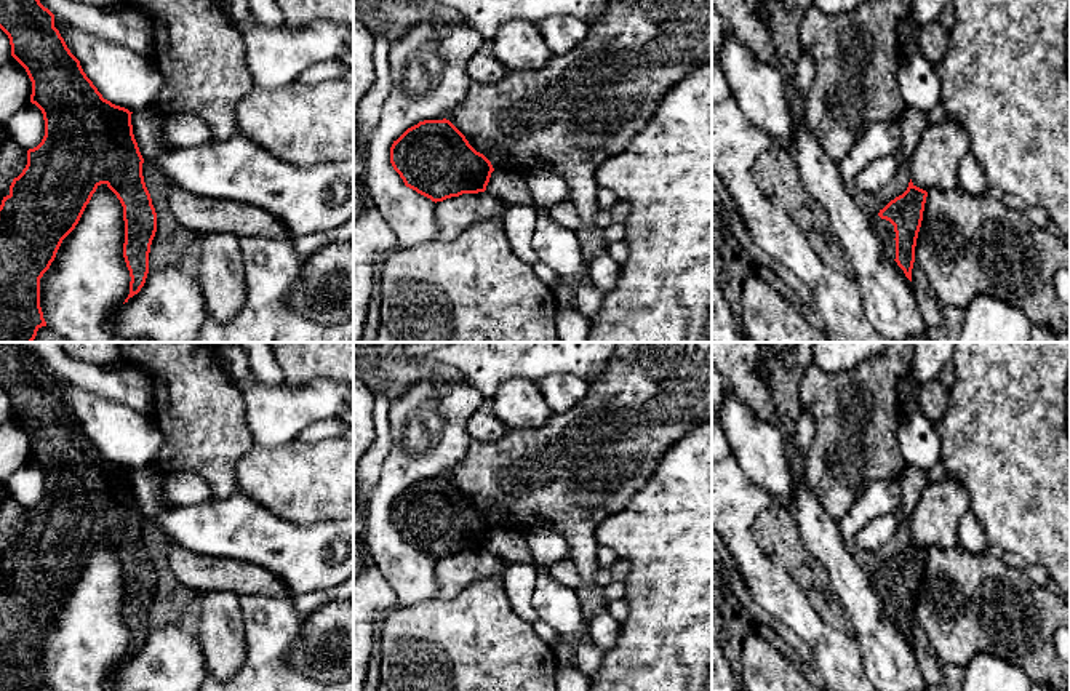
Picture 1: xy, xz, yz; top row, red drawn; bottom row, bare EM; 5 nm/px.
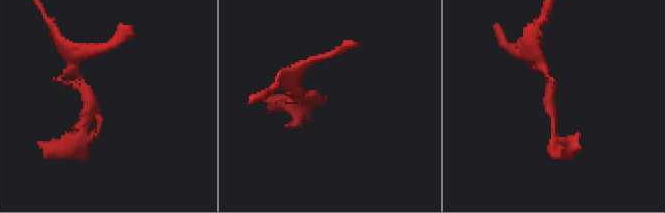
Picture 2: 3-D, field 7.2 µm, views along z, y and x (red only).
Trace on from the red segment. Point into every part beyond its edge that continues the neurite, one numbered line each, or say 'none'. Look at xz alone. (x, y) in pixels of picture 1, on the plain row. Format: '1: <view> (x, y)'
none

